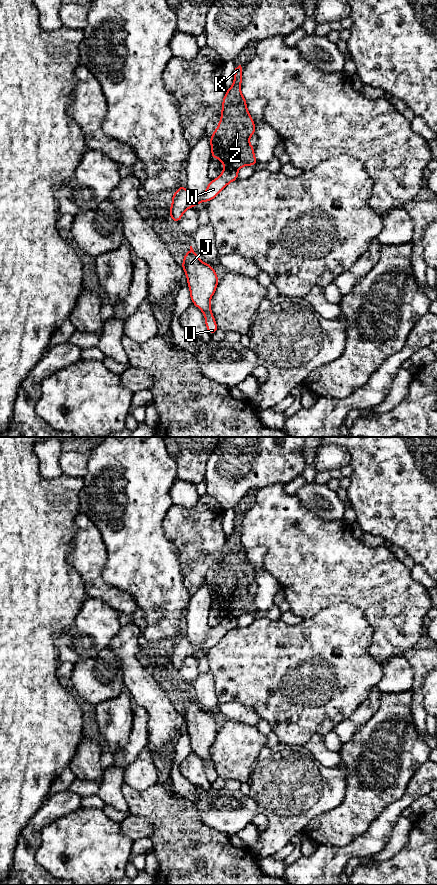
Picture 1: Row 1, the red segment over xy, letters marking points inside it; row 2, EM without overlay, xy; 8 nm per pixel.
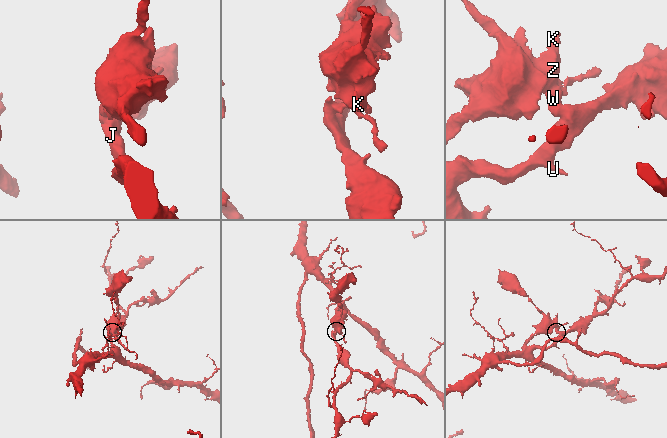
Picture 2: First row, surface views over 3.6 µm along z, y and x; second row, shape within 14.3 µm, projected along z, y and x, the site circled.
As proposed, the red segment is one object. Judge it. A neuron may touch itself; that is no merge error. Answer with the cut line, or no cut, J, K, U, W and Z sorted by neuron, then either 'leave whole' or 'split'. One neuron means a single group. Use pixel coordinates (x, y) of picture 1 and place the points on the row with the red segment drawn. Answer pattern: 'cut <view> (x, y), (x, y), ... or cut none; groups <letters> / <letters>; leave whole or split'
cut xy (225, 167), (237, 170); groups J U W / K Z; split

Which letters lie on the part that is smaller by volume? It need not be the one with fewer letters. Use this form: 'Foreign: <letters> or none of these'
Foreign: K, Z

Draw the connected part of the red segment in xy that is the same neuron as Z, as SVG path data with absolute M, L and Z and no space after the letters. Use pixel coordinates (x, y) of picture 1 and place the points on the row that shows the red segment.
M242 67L235 68L233 85L222 101L221 118L210 136L211 158L218 158L225 168L238 170L258 163L249 138L255 134L255 123L241 93Z

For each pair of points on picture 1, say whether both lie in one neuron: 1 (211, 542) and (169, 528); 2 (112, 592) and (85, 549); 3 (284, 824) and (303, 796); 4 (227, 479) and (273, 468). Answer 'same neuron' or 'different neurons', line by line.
1: same neuron
2: same neuron
3: same neuron
4: same neuron

